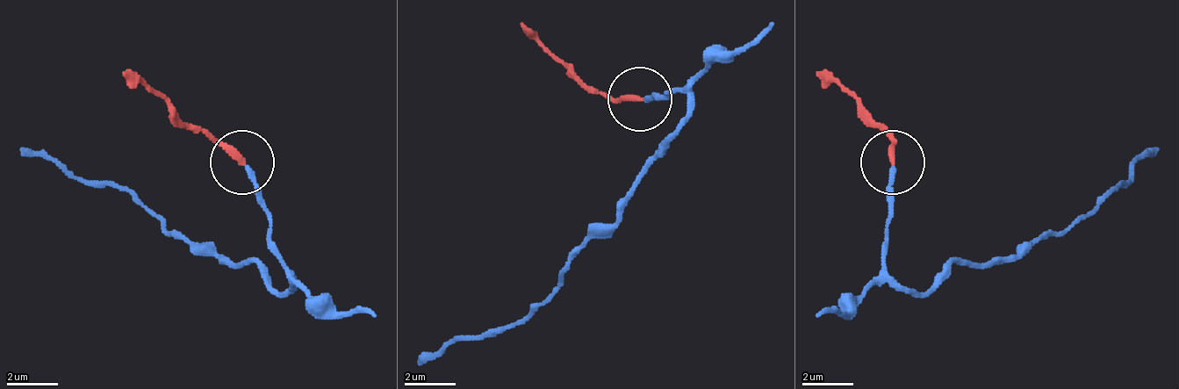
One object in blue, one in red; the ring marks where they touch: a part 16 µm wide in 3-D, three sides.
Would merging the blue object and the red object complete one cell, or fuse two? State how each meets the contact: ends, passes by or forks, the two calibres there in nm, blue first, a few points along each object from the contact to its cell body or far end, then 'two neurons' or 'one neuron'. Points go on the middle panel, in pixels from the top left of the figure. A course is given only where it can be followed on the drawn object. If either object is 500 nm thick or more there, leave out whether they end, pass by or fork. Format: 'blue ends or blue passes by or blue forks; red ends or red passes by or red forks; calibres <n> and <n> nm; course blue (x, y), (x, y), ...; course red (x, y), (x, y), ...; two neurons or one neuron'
blue ends; red ends; calibres 180 and 280 nm; course blue (641, 101), (679, 88), (679, 126), (596, 235), (526, 319), (462, 338), (417, 363); course red (641, 101), (590, 94), (519, 24); one neuron

